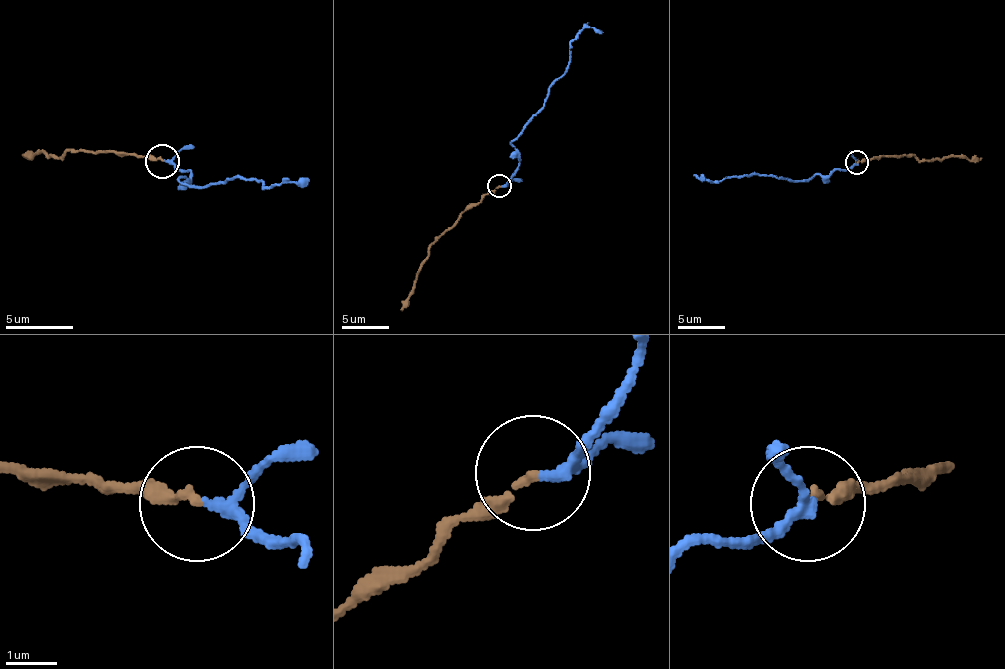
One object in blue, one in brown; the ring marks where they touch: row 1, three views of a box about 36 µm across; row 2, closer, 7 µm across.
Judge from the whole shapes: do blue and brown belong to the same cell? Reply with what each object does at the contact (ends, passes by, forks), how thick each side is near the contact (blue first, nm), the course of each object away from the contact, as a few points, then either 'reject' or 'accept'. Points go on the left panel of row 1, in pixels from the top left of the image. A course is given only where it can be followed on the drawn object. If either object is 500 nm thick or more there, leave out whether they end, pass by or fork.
blue passes by; brown ends there; 170 nm thick on the blue side, 180 nm on the other; blue runs (163, 161), (180, 172), (190, 172), (190, 178), (180, 178), (190, 185), (254, 178), (265, 189), (309, 178); brown runs (163, 161), (112, 151), (68, 151), (61, 158), (41, 151), (34, 158), (24, 155); accept

